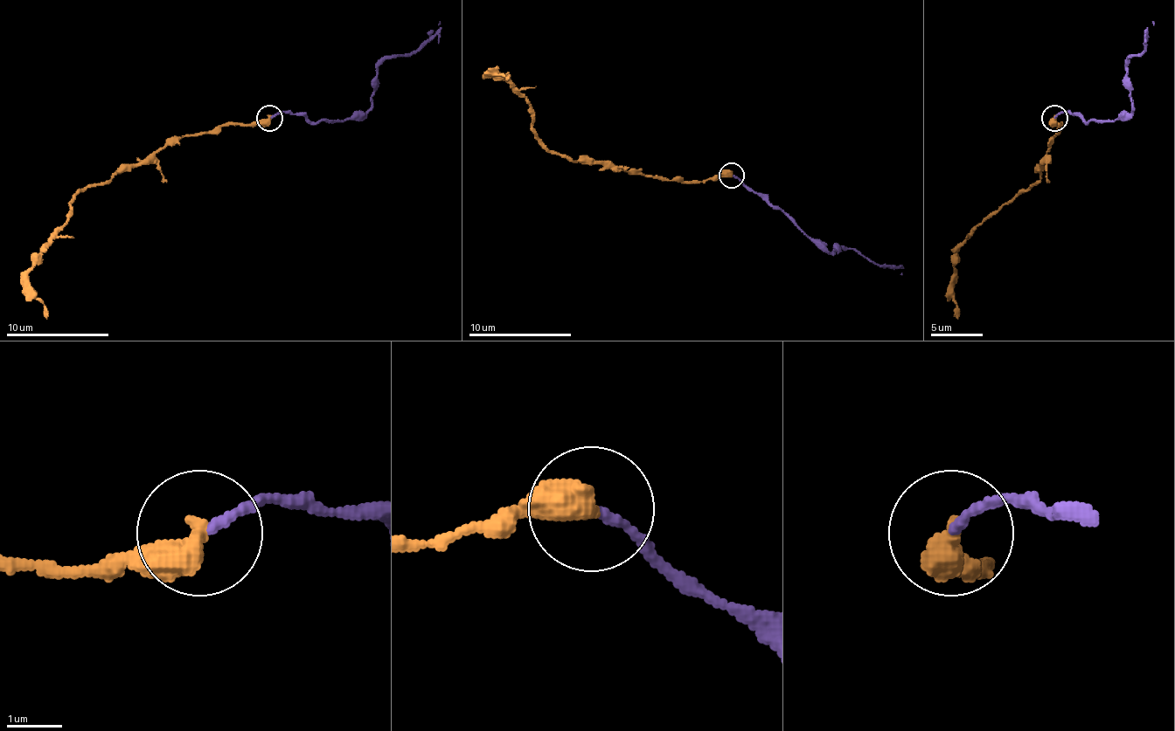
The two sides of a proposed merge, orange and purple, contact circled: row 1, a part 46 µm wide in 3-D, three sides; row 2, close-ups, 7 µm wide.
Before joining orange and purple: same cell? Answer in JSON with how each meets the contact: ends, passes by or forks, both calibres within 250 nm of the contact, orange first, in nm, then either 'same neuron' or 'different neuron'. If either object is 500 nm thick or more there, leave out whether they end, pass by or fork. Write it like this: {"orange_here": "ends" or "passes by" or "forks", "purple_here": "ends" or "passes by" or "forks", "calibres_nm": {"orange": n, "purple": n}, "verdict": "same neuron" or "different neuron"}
{"calibres_nm": {"orange": 550, "purple": 160}, "verdict": "same neuron"}

